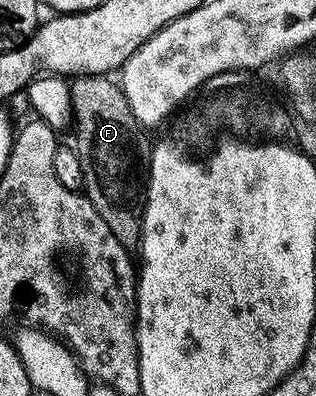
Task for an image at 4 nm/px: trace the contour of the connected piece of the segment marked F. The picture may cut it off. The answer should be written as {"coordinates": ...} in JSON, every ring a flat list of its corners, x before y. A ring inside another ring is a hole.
{"coordinates":[[84,74,76,77,70,83,71,88,71,117,73,119,73,131,75,130,75,139,73,145,75,151,79,153,81,160,81,172,83,173,83,190,87,198,93,204,93,208,97,208,97,212,101,212,101,220,105,220,105,224,109,224,109,232,113,232,113,236,117,236,117,240,127,251,131,252,138,247,139,237,143,231,143,204,145,201,145,179,147,176,147,164,151,157,152,143,147,142,144,127,140,126,138,120,133,116,133,112,129,108,129,100,125,100,123,95,123,87,118,81,110,82,111,78,101,74]]}

